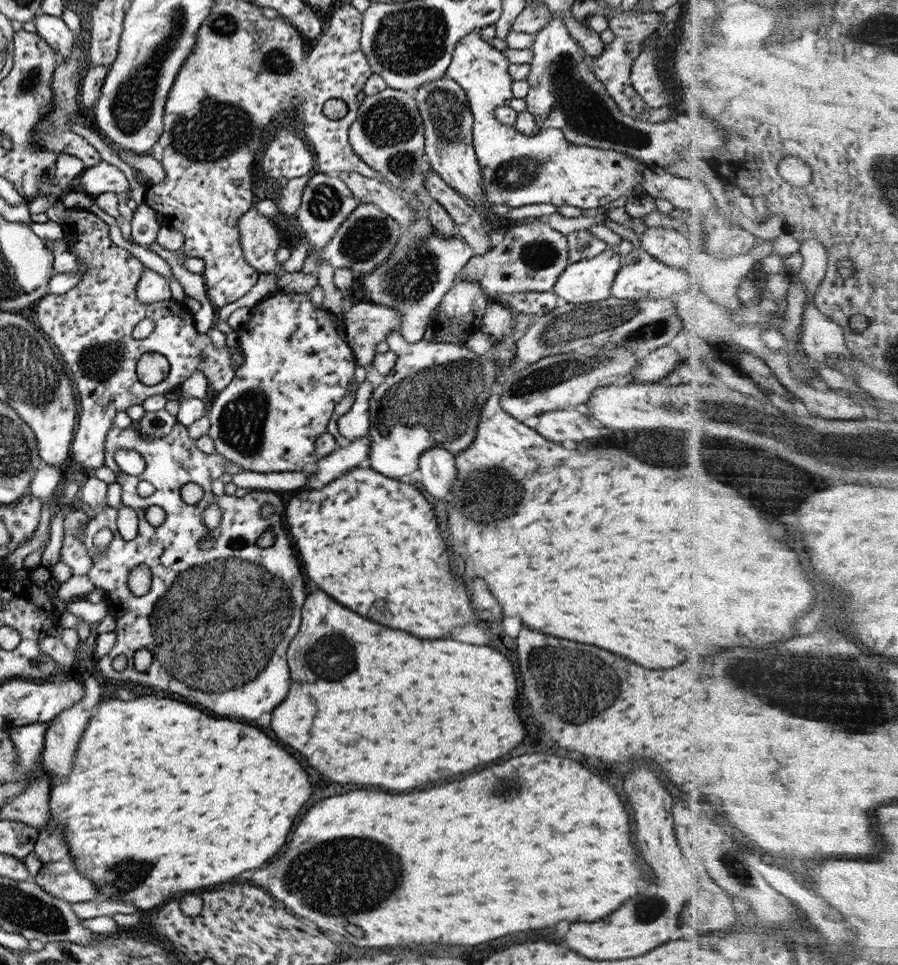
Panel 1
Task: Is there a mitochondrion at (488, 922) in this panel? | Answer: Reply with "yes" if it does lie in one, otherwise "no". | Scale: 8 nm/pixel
no

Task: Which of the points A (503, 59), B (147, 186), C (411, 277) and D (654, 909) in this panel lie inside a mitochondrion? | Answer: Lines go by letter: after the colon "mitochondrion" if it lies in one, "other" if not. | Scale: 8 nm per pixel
A: other
B: other
C: mitochondrion
D: mitochondrion

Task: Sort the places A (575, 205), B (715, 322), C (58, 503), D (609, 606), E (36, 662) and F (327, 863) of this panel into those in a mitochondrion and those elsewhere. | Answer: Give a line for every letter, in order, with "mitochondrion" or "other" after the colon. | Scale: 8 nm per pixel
A: other
B: other
C: other
D: other
E: other
F: mitochondrion

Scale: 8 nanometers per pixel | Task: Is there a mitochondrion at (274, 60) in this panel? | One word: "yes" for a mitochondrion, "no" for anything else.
yes

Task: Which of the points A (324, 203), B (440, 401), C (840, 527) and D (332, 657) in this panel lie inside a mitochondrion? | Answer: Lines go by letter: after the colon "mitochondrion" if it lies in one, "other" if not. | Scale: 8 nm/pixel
A: mitochondrion
B: mitochondrion
C: other
D: mitochondrion

